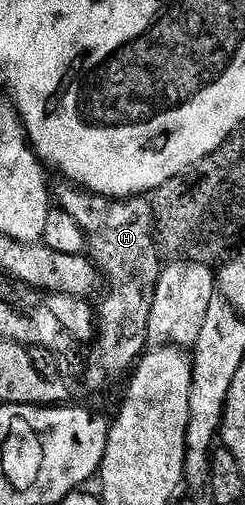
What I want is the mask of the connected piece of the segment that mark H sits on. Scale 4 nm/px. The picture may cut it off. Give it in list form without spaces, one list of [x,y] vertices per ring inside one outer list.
[[[73,183],[60,184],[54,188],[54,202],[58,210],[69,213],[69,217],[81,225],[87,238],[86,254],[105,280],[105,294],[97,303],[99,355],[89,359],[85,367],[88,389],[99,391],[117,382],[123,374],[126,376],[148,350],[149,315],[165,263],[155,238],[155,214],[150,198],[107,199]]]

